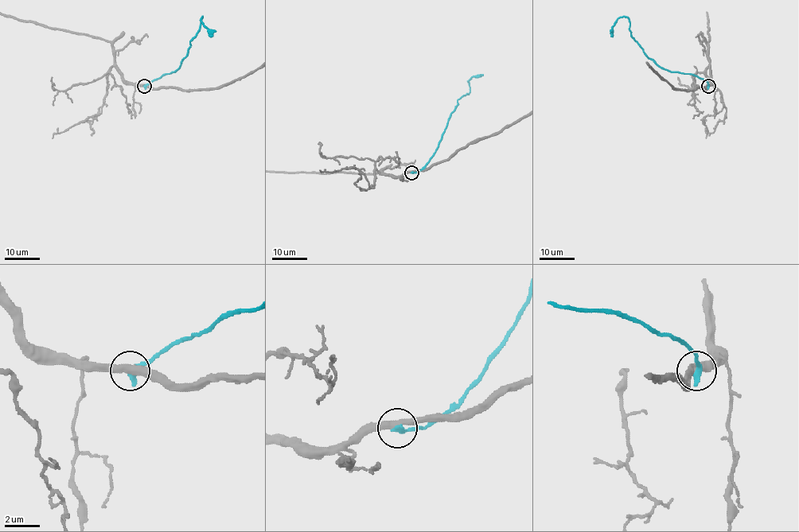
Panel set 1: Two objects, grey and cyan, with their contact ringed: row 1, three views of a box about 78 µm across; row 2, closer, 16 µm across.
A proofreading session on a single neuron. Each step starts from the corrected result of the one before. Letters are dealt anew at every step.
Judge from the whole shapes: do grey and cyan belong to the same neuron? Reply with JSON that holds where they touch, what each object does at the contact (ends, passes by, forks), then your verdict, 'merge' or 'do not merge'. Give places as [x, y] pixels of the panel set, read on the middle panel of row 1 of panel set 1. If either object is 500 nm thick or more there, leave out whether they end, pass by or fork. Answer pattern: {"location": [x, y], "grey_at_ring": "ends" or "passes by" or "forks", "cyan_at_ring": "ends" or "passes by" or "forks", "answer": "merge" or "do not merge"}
{"location": [411, 172], "grey_at_ring": "passes by", "cyan_at_ring": "ends", "answer": "do not merge"}

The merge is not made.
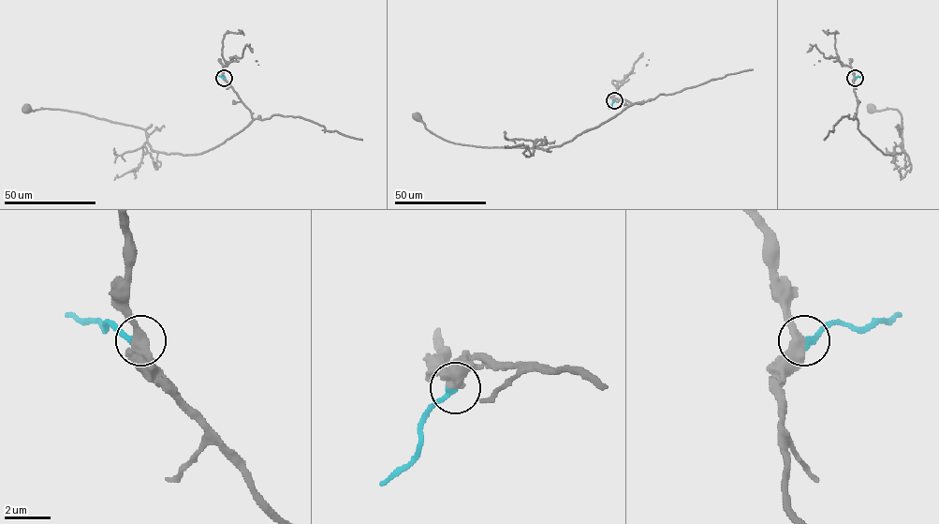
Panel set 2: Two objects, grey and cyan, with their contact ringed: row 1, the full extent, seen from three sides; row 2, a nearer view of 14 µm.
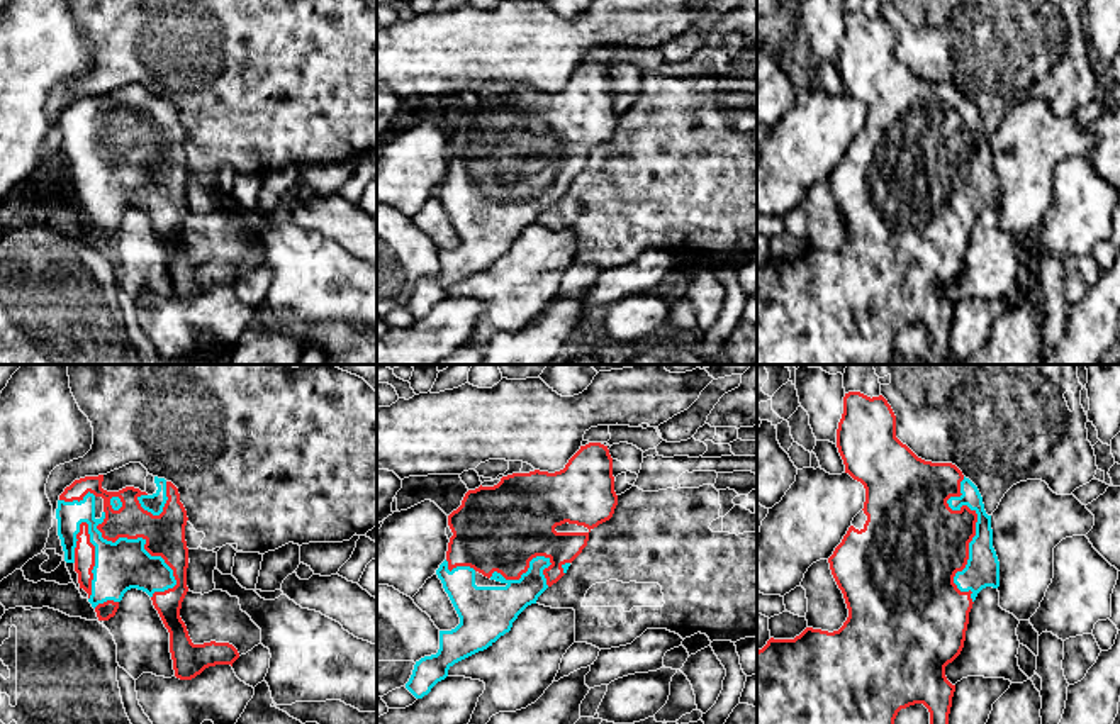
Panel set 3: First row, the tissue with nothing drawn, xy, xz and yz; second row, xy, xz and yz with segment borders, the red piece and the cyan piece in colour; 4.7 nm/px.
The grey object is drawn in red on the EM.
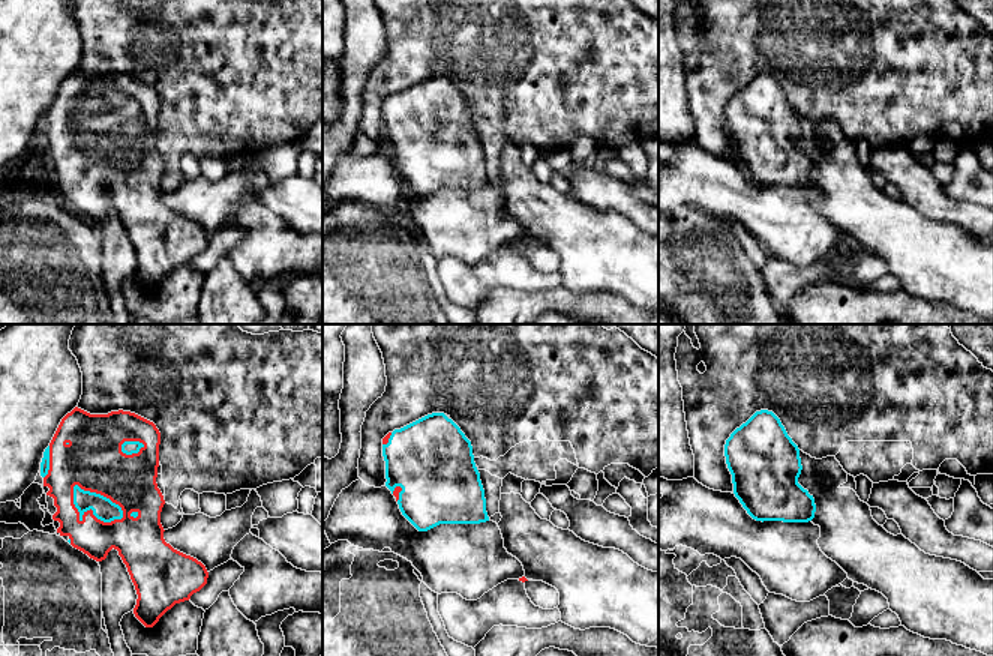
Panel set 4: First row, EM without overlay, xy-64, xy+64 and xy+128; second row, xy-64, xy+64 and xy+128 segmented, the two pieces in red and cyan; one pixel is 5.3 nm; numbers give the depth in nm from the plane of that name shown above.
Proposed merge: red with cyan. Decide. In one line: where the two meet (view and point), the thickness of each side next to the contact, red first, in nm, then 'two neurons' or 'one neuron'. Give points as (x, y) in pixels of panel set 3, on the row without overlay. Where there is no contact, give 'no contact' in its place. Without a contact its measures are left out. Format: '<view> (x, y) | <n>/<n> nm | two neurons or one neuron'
yz (974, 151) | 420/160 nm | one neuron

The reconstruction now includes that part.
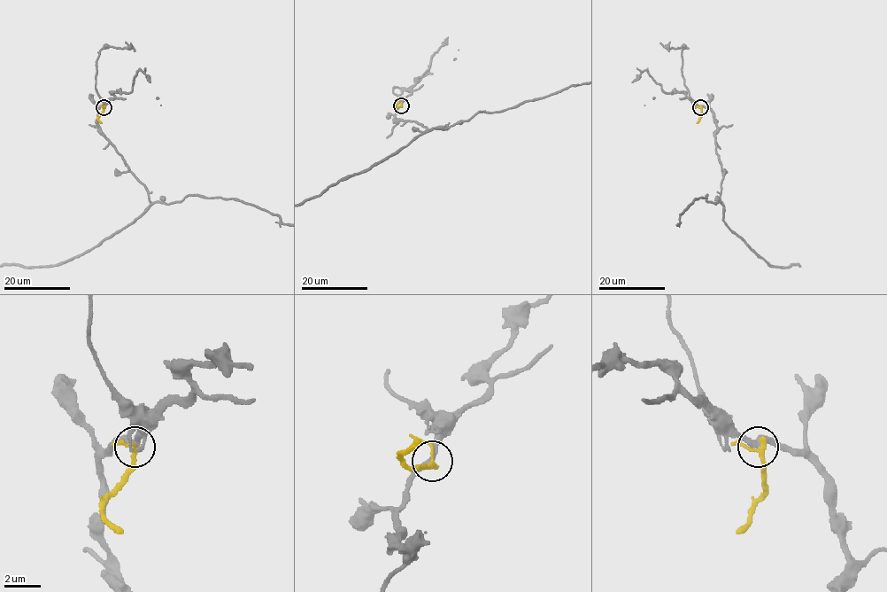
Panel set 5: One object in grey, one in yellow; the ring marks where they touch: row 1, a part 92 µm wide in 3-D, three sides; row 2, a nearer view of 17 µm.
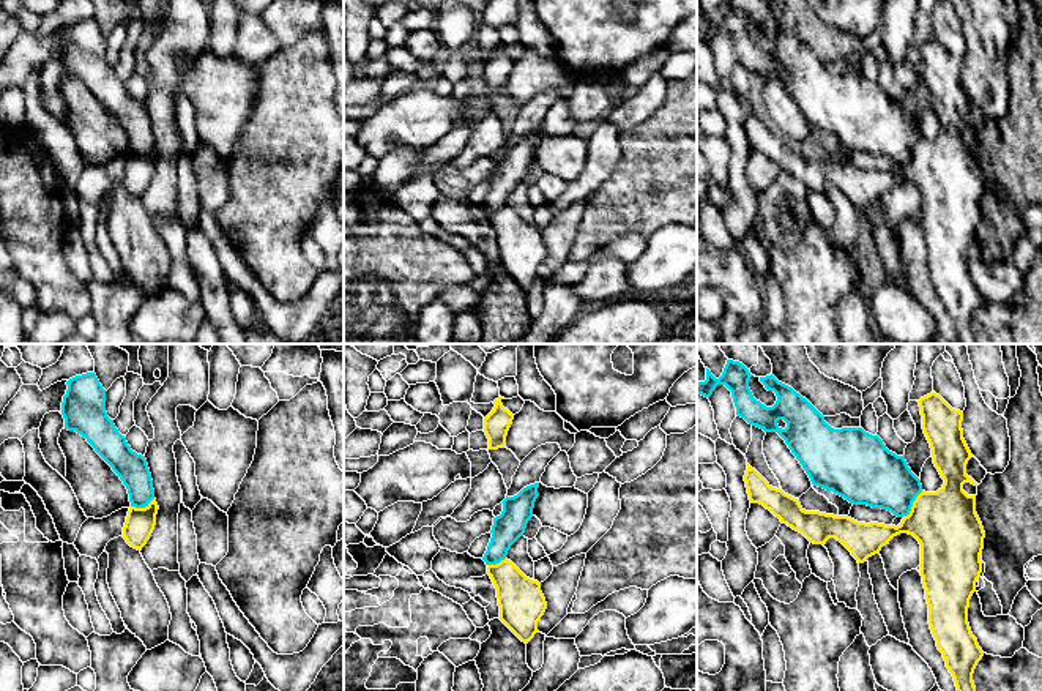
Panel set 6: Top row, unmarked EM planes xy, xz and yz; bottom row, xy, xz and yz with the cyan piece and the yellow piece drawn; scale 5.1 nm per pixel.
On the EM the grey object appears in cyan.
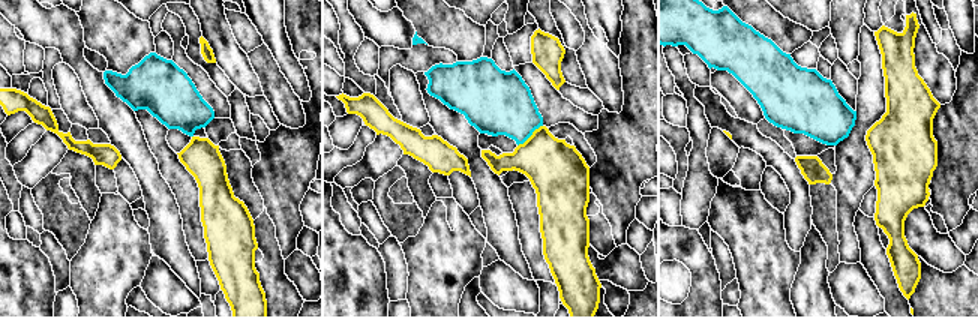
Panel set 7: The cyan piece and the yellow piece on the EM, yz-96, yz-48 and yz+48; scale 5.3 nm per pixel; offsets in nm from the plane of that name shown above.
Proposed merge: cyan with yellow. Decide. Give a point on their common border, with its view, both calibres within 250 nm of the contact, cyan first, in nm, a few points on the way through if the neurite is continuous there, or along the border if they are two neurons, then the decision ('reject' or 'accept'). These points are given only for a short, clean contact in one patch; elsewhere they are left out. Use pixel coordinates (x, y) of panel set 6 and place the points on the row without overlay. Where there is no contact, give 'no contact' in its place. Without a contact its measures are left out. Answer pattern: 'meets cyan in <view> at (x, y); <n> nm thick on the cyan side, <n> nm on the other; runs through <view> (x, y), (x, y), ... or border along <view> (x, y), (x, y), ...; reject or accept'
meets cyan in yz at (911, 150); 320 nm thick on the cyan side, 340 nm on the other; border along yz (922, 138), (905, 163); reject

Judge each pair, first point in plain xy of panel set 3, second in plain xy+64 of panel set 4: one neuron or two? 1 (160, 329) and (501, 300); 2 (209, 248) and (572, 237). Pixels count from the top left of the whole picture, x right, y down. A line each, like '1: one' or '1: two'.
1: two
2: two

